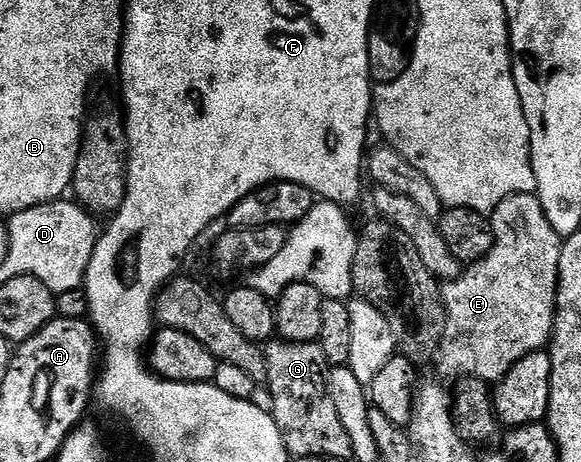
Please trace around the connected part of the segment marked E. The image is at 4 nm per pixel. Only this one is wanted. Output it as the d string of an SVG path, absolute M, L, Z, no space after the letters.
M537 193L508 196L492 211L494 243L480 261L467 265L459 278L451 278L441 287L446 305L446 323L442 332L438 370L446 378L479 378L487 384L502 381L524 356L546 350L554 333L554 313L558 307L558 277L563 239L548 224Z

